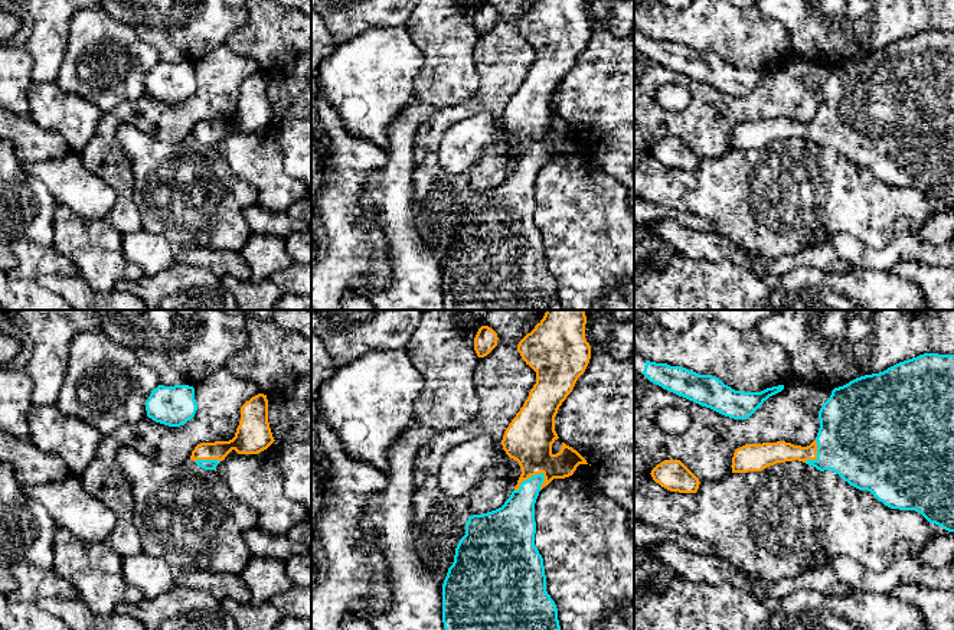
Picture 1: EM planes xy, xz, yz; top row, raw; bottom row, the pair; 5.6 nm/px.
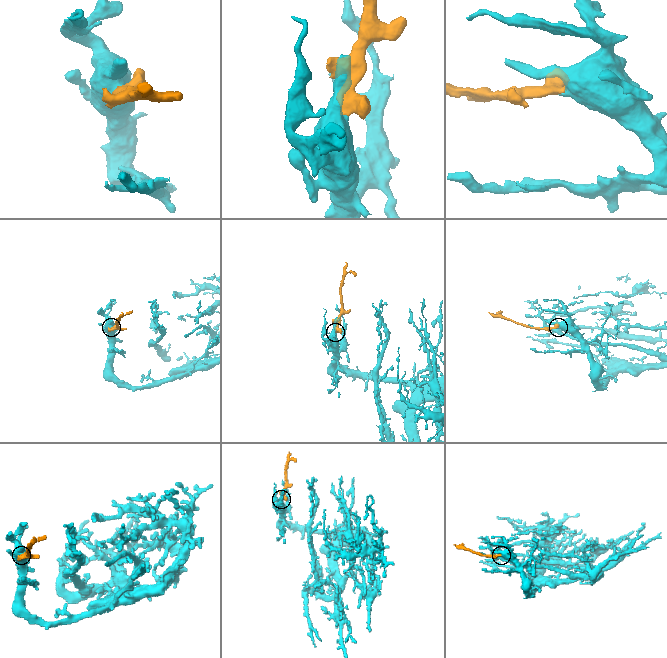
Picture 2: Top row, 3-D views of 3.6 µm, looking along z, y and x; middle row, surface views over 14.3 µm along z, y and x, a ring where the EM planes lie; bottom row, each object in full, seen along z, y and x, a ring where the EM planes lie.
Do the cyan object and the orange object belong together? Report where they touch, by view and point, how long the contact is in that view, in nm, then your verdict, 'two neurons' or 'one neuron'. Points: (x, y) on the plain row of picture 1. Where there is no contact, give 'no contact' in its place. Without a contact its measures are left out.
meets cyan in xz at (528, 156); contact 190 nm long; one neuron

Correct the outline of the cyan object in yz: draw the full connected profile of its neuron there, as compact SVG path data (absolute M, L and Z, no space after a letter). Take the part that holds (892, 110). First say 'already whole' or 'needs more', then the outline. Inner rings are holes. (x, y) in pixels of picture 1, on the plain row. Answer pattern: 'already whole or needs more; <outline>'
needs more; M924 30L834 65L819 97L819 111L807 124L777 118L736 125L732 150L798 137L837 150L891 186L915 187L954 209L954 32Z

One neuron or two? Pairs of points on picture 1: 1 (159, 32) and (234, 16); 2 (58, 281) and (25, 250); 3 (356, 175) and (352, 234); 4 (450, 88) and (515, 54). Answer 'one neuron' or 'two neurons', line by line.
1: one neuron
2: two neurons
3: one neuron
4: two neurons

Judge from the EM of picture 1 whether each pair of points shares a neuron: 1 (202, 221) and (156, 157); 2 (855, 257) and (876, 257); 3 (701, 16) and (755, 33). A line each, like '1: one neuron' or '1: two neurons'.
1: one neuron
2: one neuron
3: one neuron

